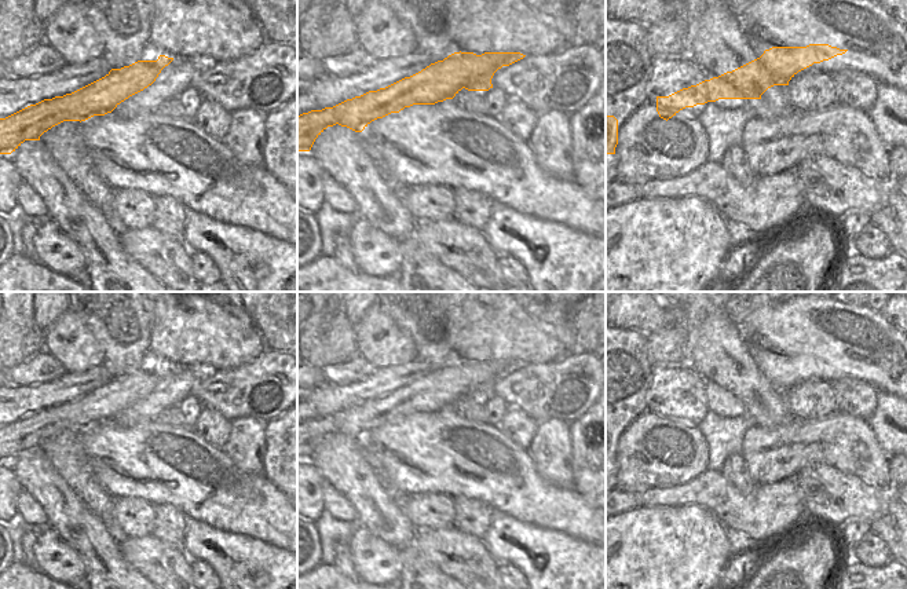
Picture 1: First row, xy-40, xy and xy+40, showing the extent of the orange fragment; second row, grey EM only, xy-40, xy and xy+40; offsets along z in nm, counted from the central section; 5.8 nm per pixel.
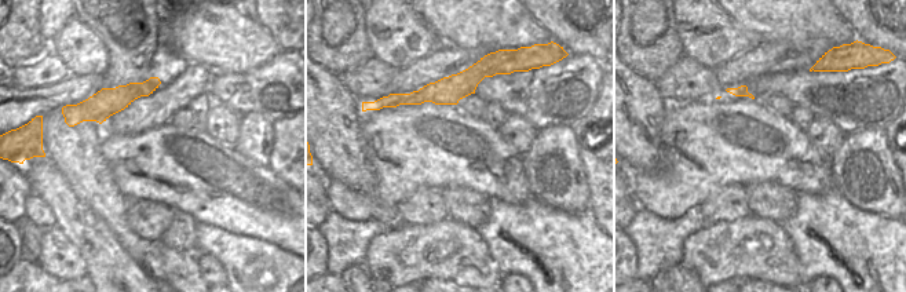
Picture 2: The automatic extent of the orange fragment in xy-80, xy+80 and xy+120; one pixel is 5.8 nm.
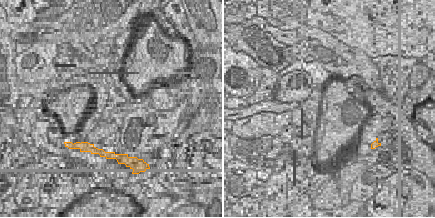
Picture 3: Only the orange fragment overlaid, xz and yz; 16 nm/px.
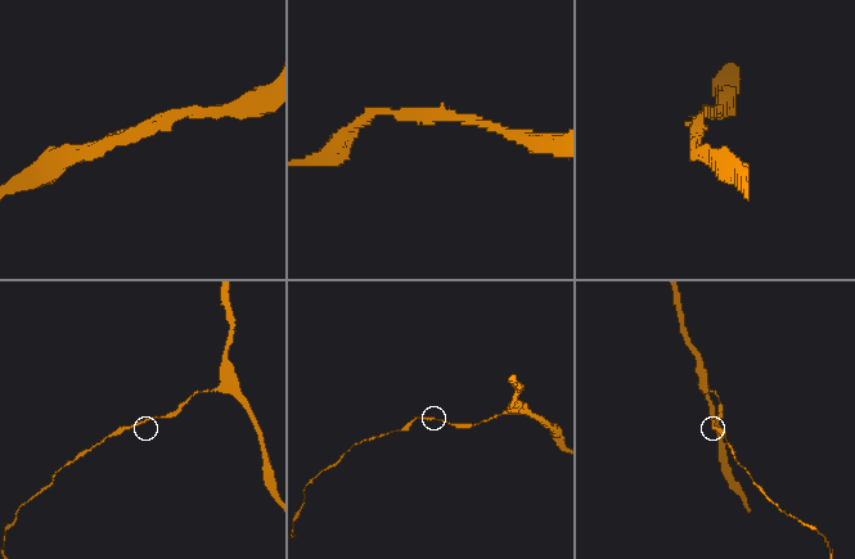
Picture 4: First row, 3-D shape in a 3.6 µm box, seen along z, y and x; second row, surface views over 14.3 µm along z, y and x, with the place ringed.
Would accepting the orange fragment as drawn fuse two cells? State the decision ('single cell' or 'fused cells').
single cell

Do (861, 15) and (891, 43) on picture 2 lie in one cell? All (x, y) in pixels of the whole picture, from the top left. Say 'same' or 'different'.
same

